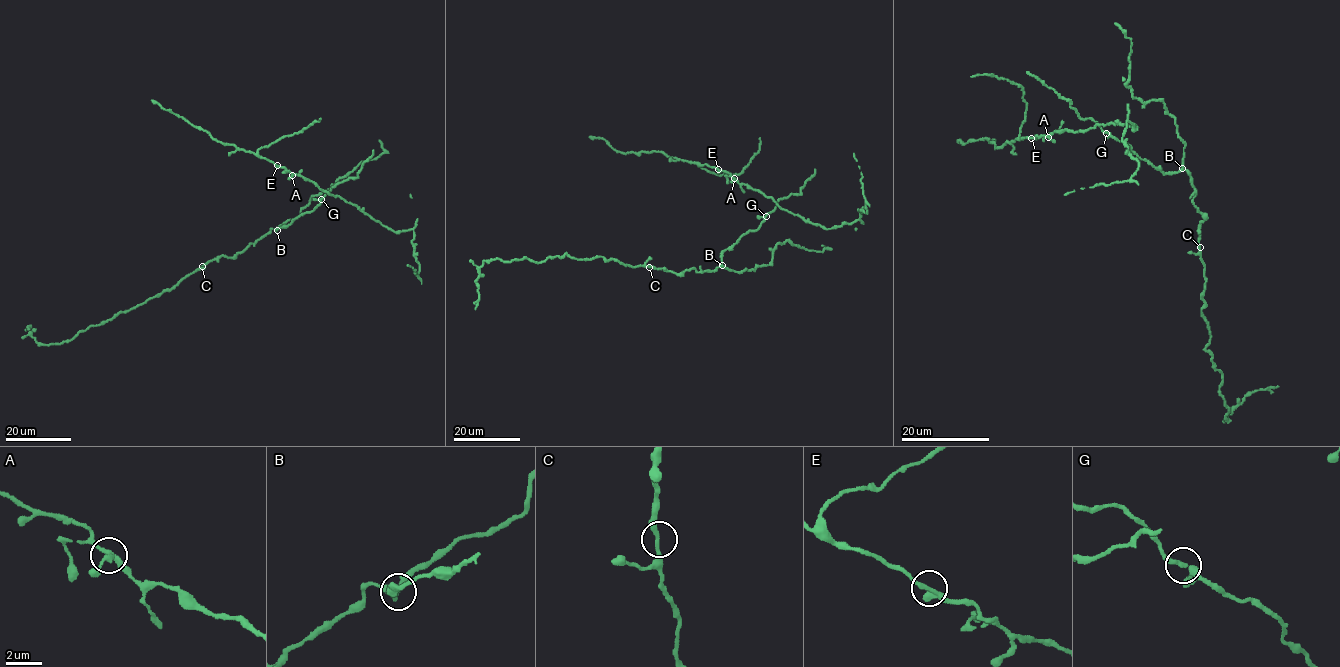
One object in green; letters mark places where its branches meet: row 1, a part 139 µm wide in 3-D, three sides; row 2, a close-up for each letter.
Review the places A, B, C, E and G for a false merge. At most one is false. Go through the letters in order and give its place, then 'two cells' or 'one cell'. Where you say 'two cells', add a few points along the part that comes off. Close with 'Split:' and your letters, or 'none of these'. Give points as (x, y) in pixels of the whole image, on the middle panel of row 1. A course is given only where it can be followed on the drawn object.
A: place (734, 178); one cell
B: place (722, 265); one cell
C: place (649, 267); one cell
E: place (718, 169); one cell
G: place (766, 216); one cell
Split: none of these

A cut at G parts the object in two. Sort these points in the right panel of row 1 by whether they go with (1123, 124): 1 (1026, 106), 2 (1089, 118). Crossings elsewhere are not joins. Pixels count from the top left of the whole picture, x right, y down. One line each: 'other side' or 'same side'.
1: same side
2: other side

